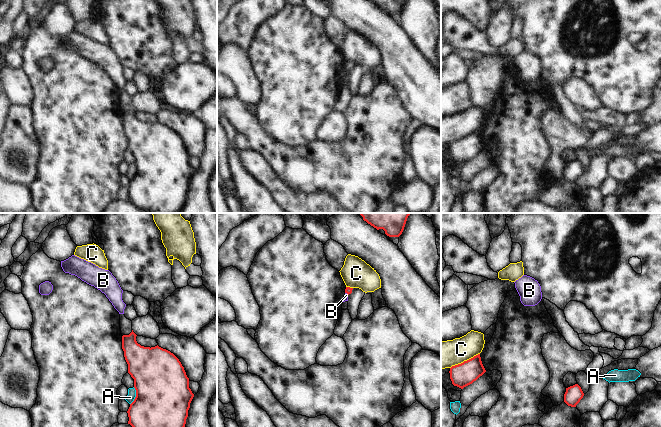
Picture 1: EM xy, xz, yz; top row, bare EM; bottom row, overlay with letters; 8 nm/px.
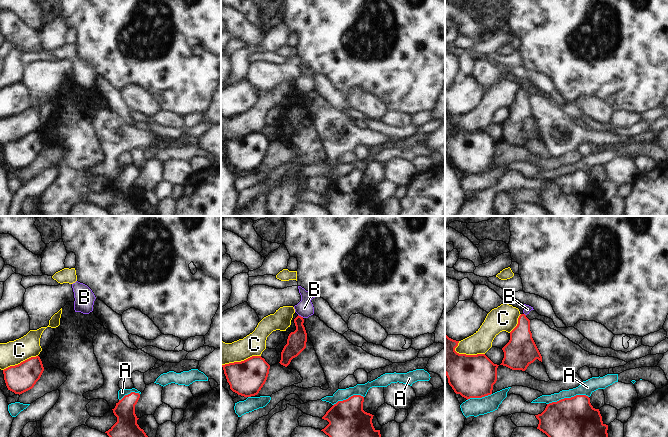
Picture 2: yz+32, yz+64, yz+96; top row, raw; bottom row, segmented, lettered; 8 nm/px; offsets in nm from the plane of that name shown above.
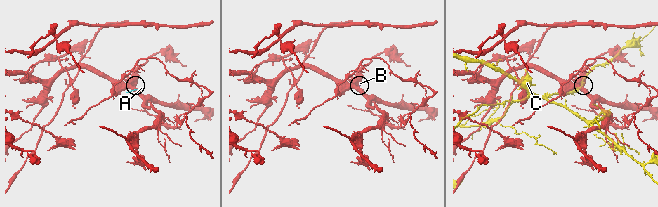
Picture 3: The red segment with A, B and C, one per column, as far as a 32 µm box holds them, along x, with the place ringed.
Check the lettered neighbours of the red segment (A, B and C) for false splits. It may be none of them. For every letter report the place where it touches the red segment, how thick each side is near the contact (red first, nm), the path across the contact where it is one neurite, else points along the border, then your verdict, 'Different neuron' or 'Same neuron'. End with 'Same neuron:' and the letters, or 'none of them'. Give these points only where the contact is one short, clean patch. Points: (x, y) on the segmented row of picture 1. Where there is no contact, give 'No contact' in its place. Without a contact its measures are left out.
A: Touches red at xy (136, 396). Thickness 440 nm (red) against 70 nm. Different neuron
B: Touches red at xz (347, 293). Thickness 60 nm (red) against 30 nm. Boundary: xz (345, 292), (348, 294). Different neuron
C: Touches red at yz (464, 361). Thickness 190 nm (red) against 220 nm. Different neuron
Same neuron: none of them.

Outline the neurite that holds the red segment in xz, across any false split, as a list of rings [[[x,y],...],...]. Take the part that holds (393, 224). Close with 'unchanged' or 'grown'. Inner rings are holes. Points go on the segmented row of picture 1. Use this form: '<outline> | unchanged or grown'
[[[359,213],[363,220],[376,228],[383,229],[389,237],[399,237],[410,213]]] | unchanged

